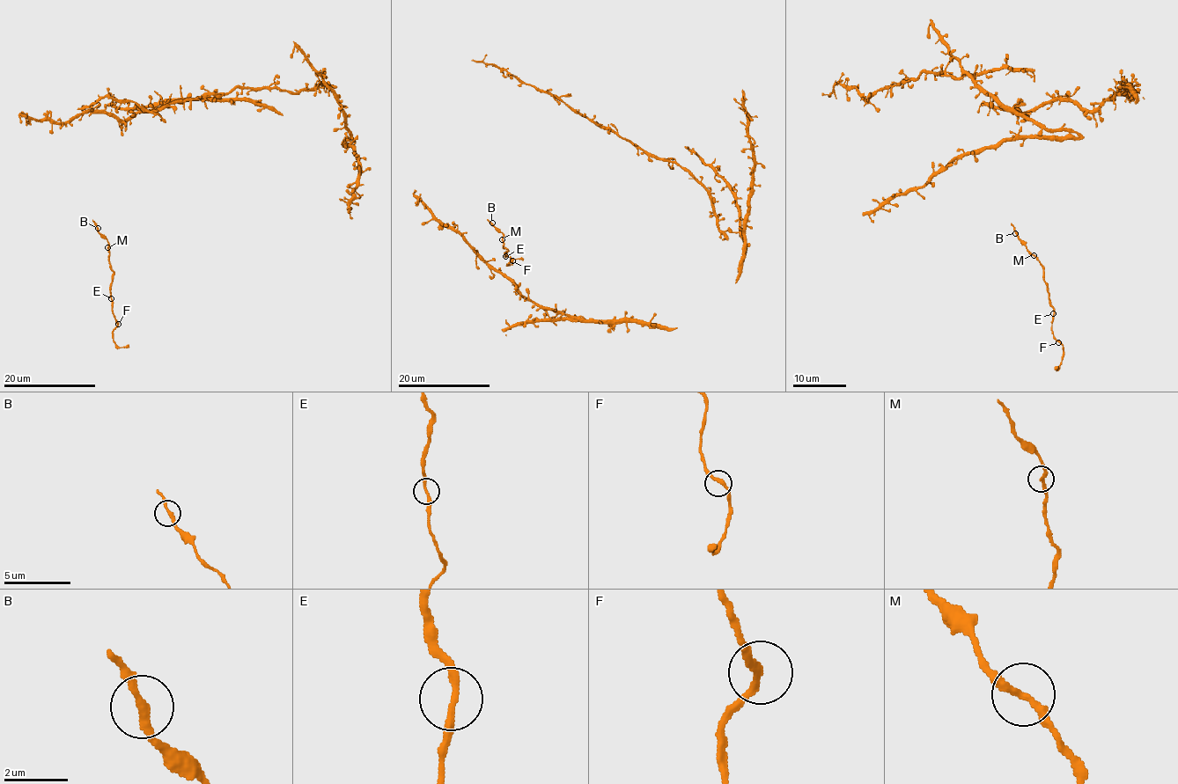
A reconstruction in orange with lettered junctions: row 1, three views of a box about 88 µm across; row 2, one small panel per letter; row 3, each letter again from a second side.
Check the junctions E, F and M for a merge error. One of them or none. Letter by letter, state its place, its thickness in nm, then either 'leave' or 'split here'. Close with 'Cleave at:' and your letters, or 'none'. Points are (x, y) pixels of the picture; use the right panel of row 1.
E: place (1053, 313); calibre 220 nm; leave
F: place (1058, 342); calibre 240 nm; leave
M: place (1034, 255); calibre 240 nm; leave
Cleave at: none

